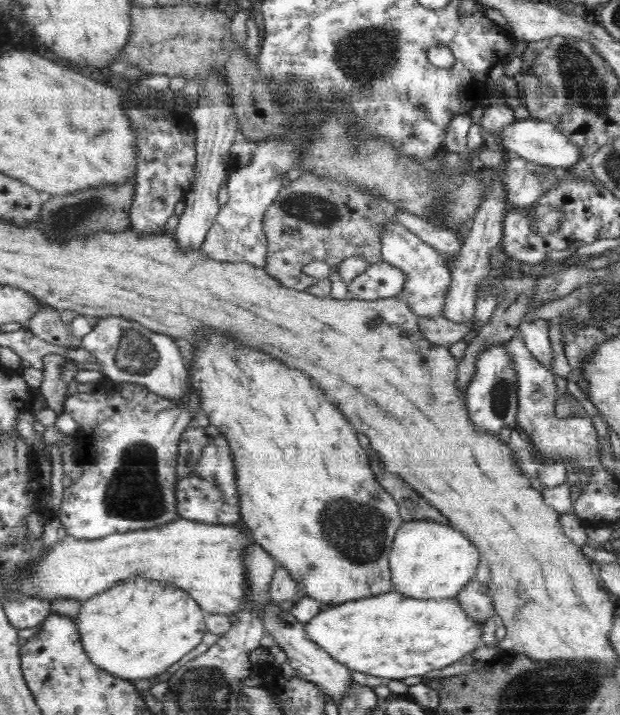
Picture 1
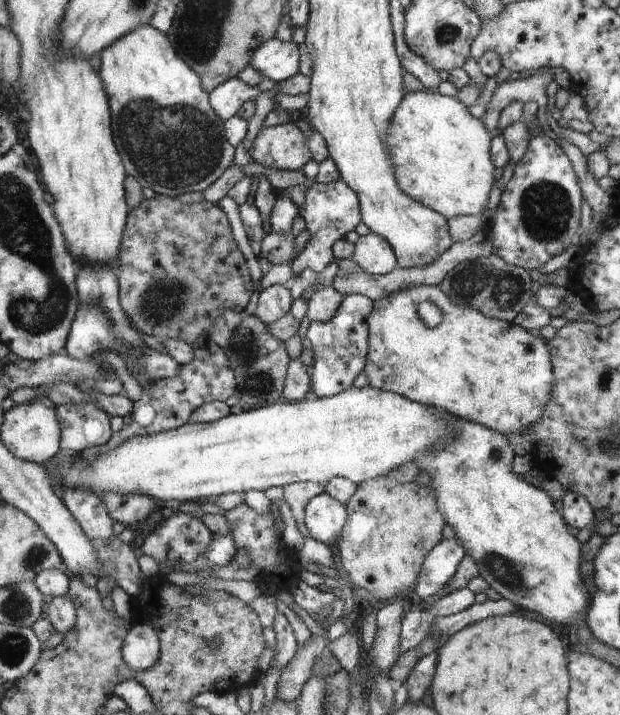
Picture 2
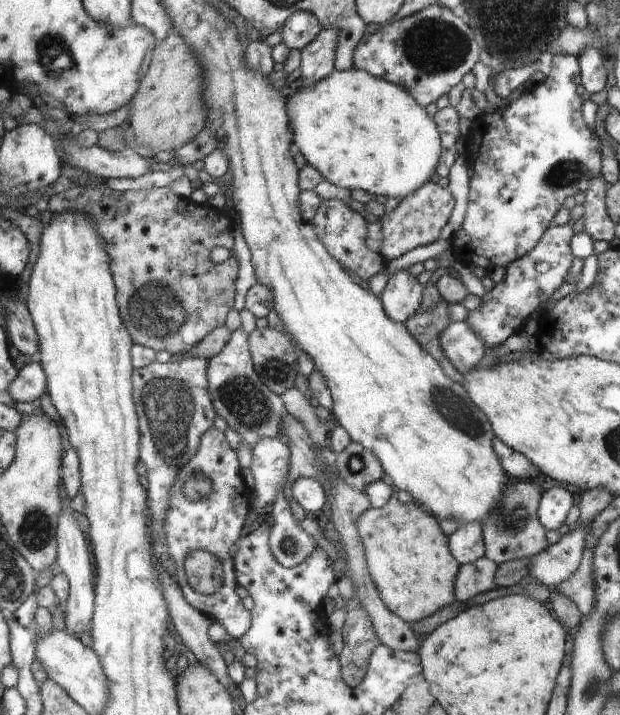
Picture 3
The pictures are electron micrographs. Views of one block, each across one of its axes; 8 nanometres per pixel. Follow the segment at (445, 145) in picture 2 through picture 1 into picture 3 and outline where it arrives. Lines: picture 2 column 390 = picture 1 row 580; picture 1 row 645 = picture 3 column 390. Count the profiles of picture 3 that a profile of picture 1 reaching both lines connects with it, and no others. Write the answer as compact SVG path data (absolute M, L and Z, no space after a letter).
M353 67L350 70L332 70L332 74L318 80L312 87L297 84L288 97L296 151L302 152L307 164L316 168L324 180L340 188L364 190L382 200L402 200L429 182L437 170L441 154L438 125L426 108L401 86Z

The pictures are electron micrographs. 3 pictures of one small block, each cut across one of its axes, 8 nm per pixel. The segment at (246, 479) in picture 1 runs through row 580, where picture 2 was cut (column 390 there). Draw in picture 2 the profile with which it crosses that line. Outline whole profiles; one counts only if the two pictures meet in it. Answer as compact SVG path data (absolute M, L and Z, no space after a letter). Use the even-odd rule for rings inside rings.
M416 285L406 291L394 293L379 301L373 303L373 310L370 313L369 319L369 339L367 348L367 361L365 363L365 373L368 376L369 385L380 391L386 391L402 395L407 399L428 407L442 408L442 410L449 412L450 415L464 419L466 421L472 421L482 426L488 426L492 430L496 430L503 435L514 434L523 432L528 426L535 426L540 422L548 404L552 401L553 386L556 384L556 375L553 373L553 362L550 362L550 355L552 352L549 348L546 348L546 342L542 338L536 338L532 336L530 332L526 332L526 329L516 324L508 324L508 321L502 319L490 318L483 315L477 308L469 305L456 304L450 300L449 295L445 293L440 286L434 285ZM420 302L432 302L434 306L438 306L438 310L441 312L442 321L435 327L428 327L418 315L418 304Z

